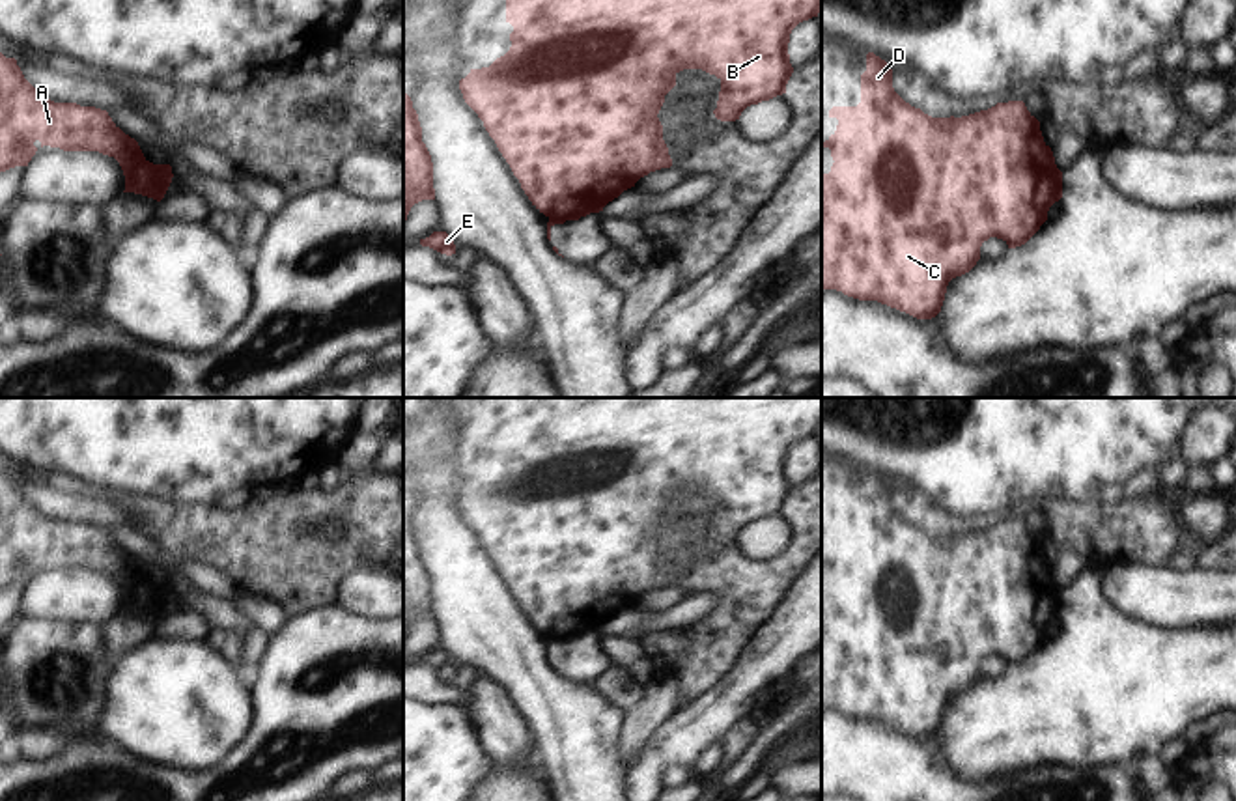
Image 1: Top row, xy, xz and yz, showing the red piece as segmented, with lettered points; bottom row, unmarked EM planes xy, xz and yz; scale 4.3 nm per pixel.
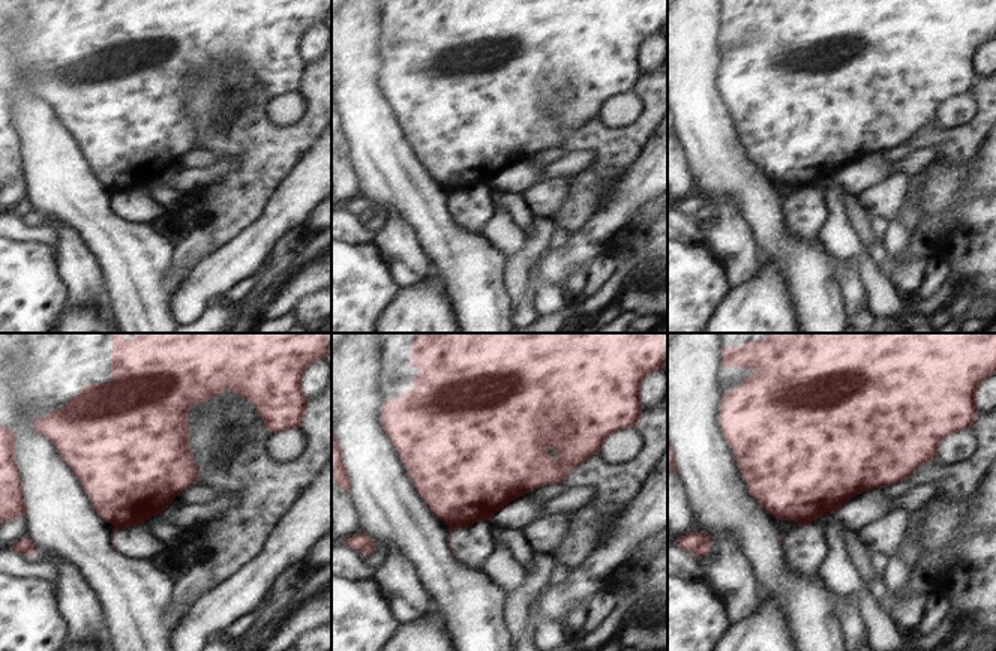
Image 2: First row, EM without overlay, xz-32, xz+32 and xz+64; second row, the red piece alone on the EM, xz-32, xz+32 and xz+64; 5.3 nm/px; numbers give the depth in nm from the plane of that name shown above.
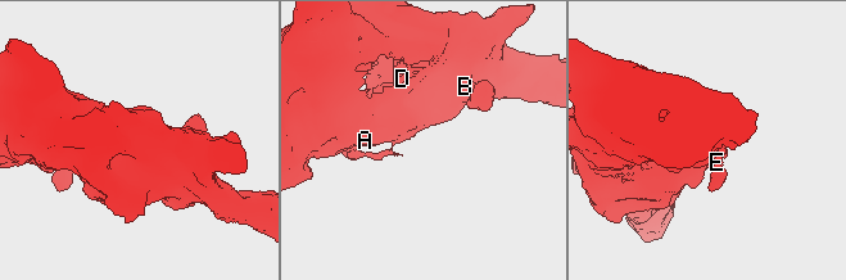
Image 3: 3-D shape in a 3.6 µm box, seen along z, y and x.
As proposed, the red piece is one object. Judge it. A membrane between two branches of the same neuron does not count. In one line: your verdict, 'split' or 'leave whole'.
split

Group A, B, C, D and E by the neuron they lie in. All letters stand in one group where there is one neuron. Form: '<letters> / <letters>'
A B C D / E

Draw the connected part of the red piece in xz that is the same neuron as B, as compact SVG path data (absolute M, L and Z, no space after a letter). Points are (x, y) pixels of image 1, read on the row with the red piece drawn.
M506 0L506 22L513 26L510 50L489 67L471 69L459 80L459 90L465 103L484 121L485 131L495 140L532 205L549 218L586 217L603 211L609 202L635 187L650 172L672 166L657 114L665 103L665 95L676 86L680 71L702 69L715 75L721 80L721 91L713 114L721 121L736 121L747 106L786 93L786 84L794 73L788 54L790 34L799 22L818 17L820 11L822 0Z

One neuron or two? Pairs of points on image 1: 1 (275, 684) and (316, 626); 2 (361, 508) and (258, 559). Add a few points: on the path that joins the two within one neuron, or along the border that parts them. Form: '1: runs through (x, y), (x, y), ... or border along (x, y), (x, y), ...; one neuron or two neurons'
1: runs through (290, 669), (316, 641); one neuron
2: runs through (335, 508), (307, 510), (284, 533); one neuron

